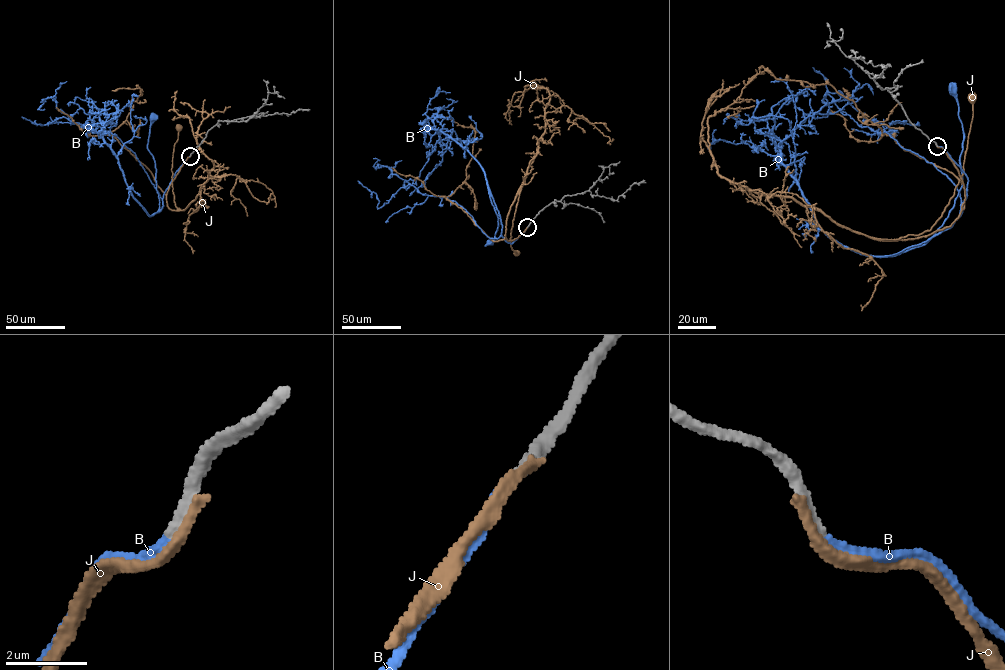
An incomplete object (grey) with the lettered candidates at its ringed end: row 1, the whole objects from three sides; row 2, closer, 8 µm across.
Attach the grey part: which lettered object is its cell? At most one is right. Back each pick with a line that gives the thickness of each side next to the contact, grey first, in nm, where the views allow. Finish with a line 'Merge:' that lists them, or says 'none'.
B: 240/240 nm
Merge: B

